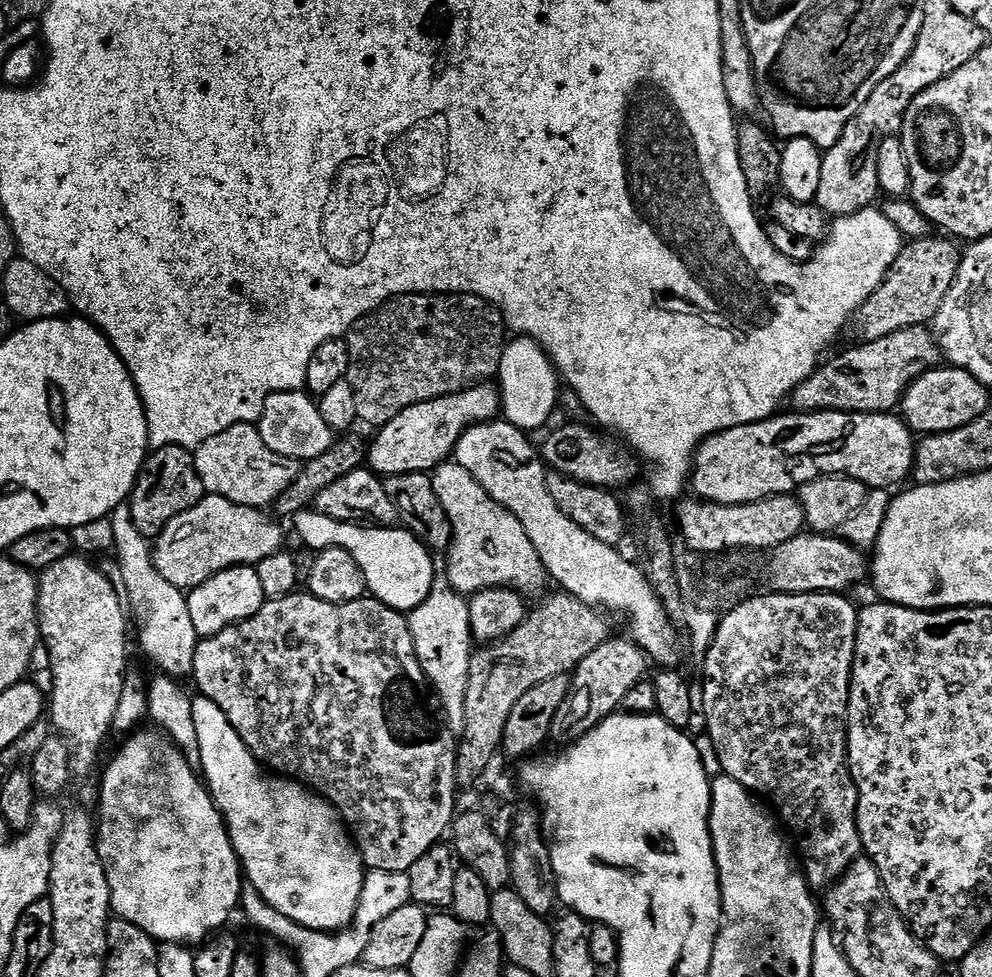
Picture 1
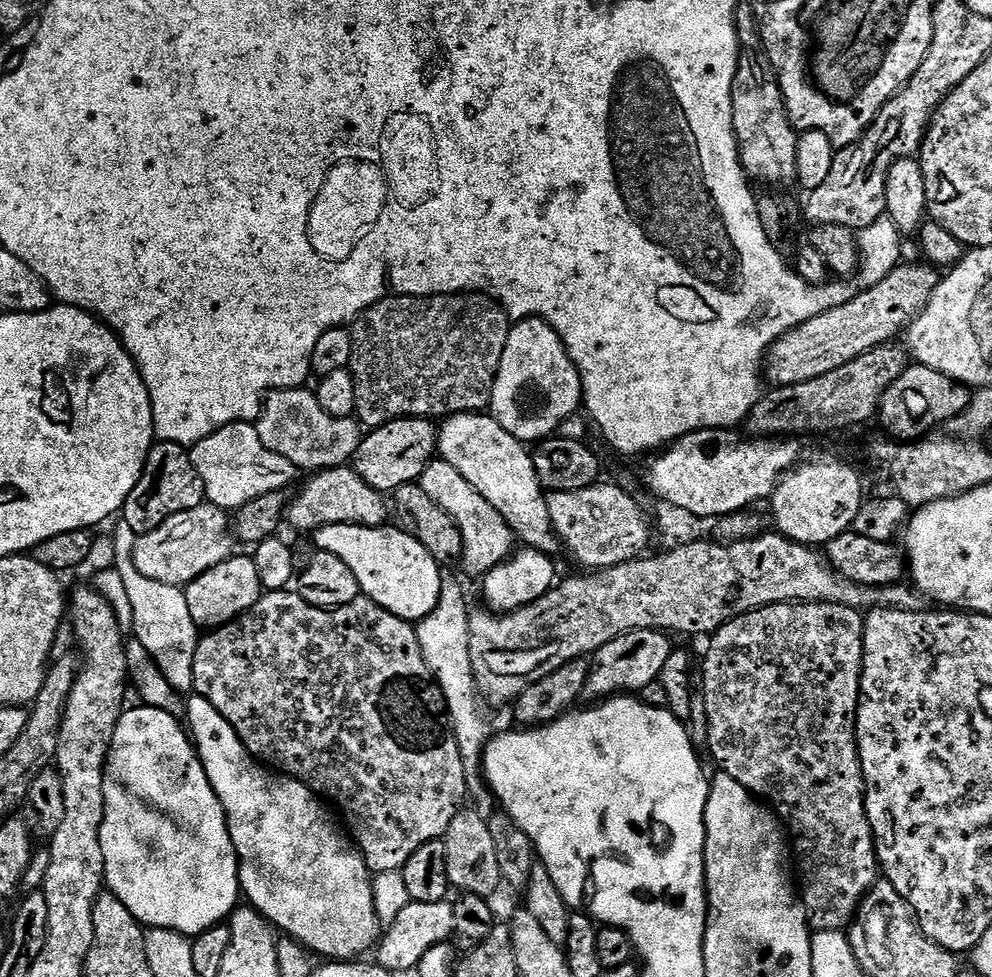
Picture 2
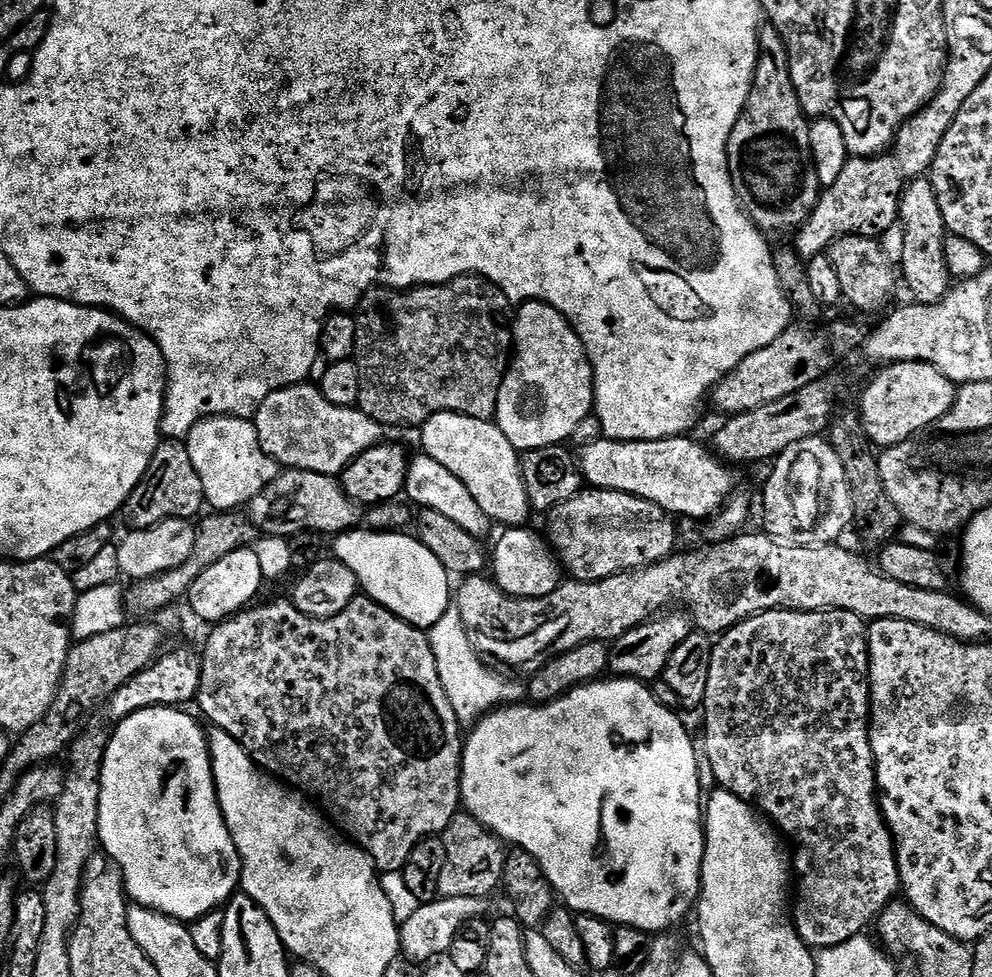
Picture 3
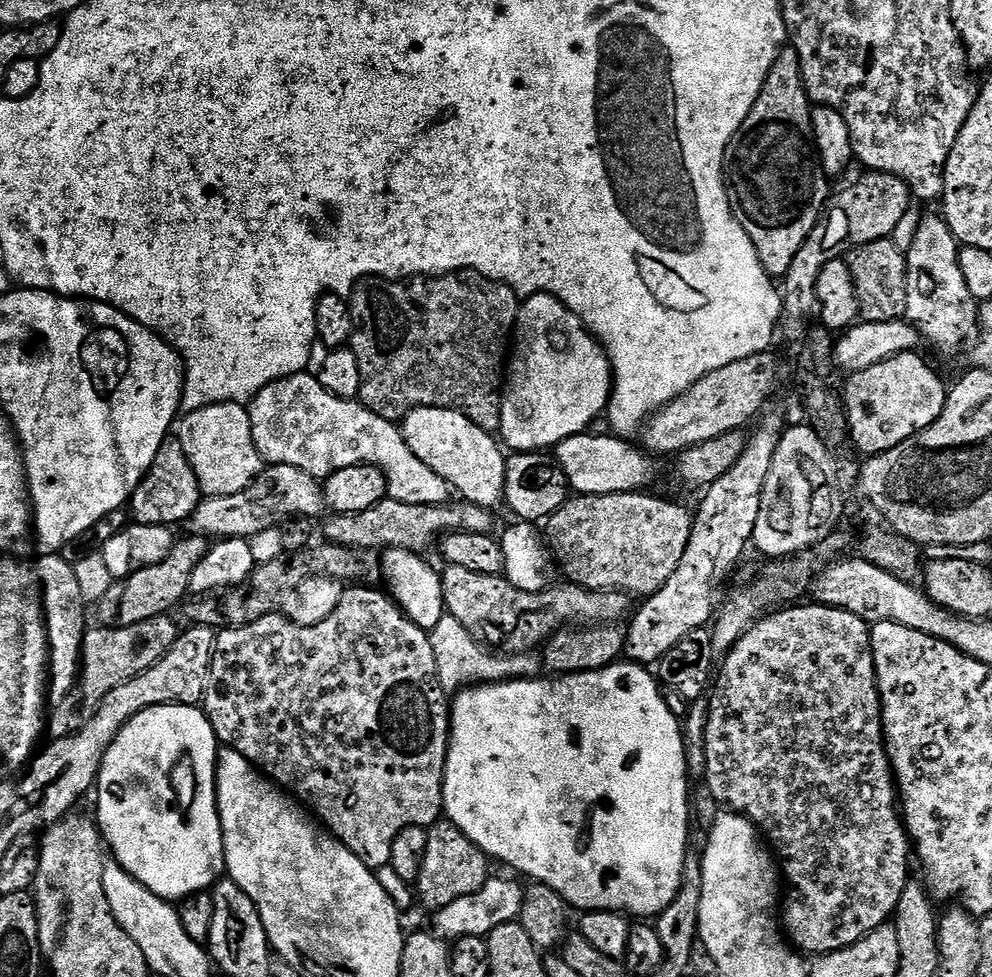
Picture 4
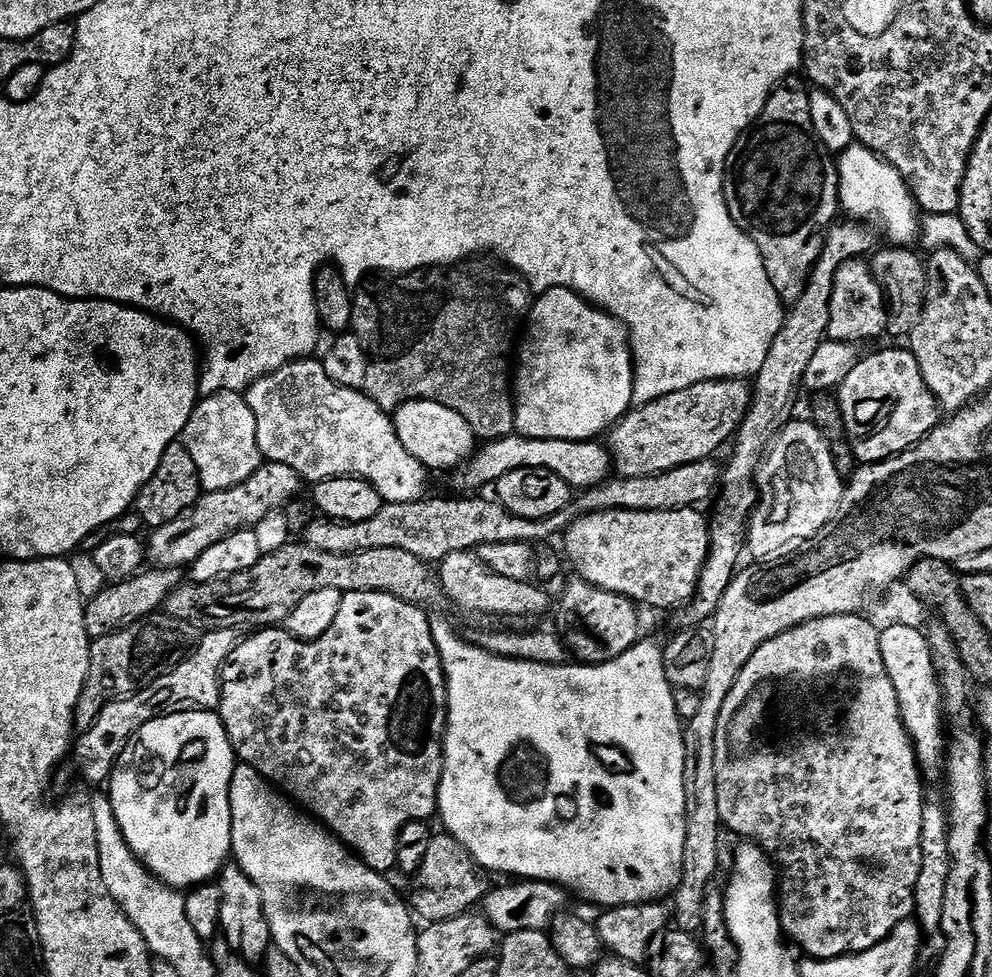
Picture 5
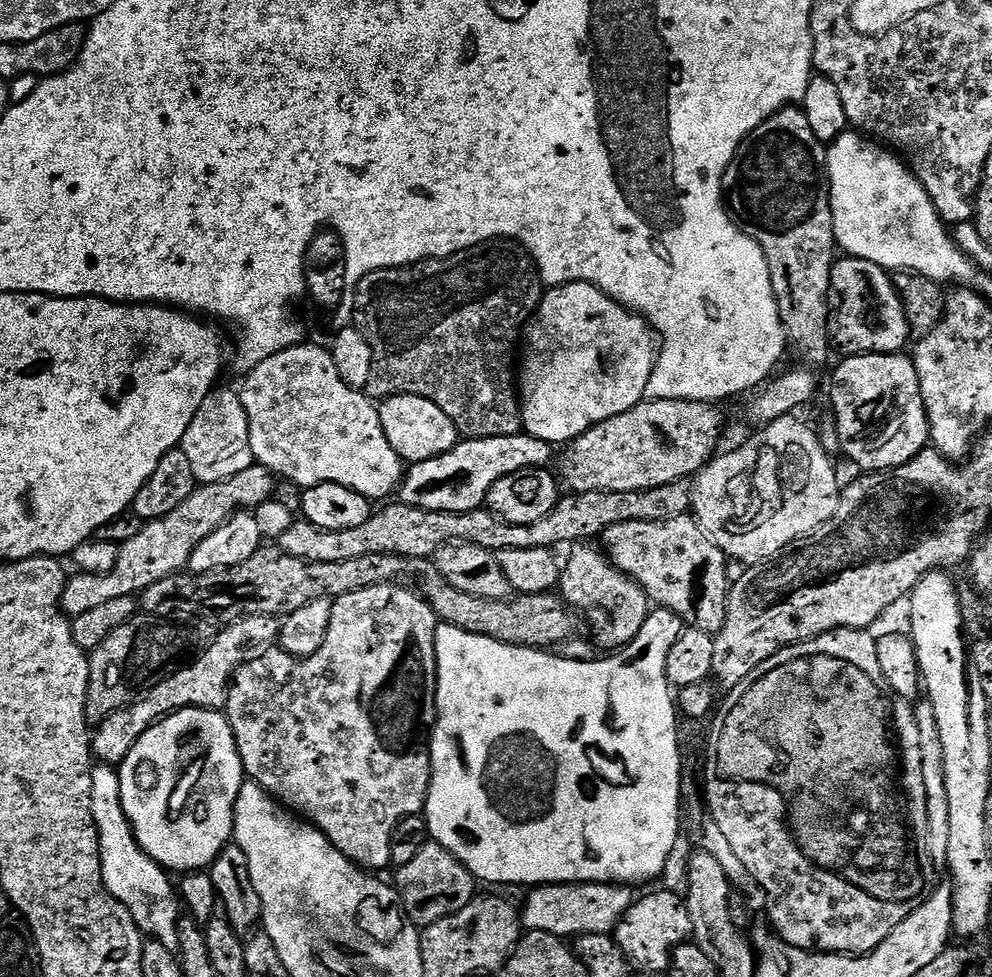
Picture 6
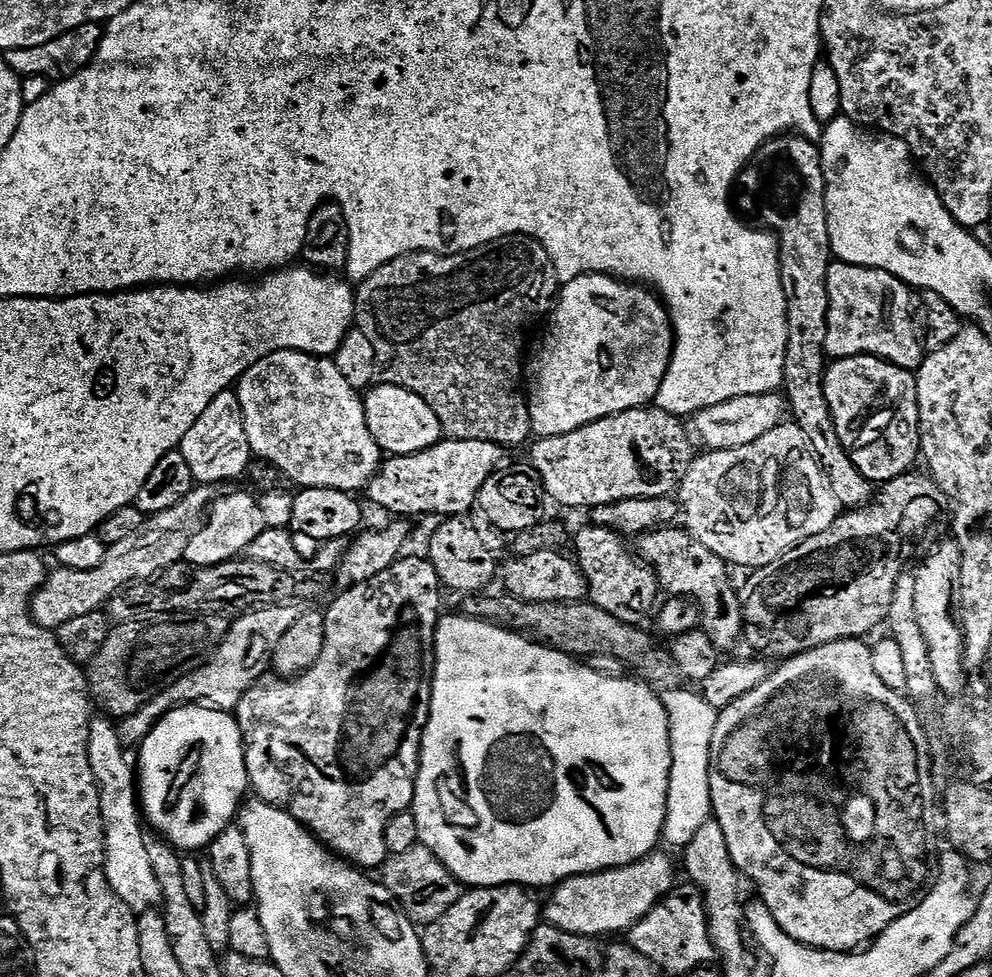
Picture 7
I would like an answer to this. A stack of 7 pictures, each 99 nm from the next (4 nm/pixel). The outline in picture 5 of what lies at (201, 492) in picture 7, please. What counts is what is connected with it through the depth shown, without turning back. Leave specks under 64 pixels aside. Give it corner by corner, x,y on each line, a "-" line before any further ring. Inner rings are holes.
271,462
261,463
259,470
250,477
246,482
242,482
233,488
227,488
221,492
209,492
201,495
196,501
196,505
190,511
185,512
177,520
171,520
168,524
163,524
160,528
151,533
152,537
146,540
146,556
149,561
157,568
178,568
183,569
185,566
191,566
196,559
210,546
214,546
220,540
225,540
233,532
242,532
245,530
255,529
255,524
263,525
271,512
287,509
293,500
301,495
300,484
302,478
290,466
282,466

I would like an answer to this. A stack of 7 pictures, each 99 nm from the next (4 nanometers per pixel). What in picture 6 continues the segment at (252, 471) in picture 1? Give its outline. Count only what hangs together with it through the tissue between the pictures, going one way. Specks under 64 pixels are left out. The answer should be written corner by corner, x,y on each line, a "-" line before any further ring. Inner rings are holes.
223,386
212,391
206,402
198,406
198,414
194,414
194,422
190,422
186,430
182,447
186,458
190,458
197,485
229,480
234,478
234,474
242,474
242,470
249,468
254,462
250,446
250,426
239,391
231,392

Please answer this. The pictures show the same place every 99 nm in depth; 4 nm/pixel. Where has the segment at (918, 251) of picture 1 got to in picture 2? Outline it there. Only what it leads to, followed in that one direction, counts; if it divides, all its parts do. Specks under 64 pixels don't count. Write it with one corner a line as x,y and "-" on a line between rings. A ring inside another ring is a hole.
930,263
897,264
894,271
882,278
882,282
857,291
850,302
802,322
777,340
766,357
767,383
769,380
769,385
781,388
810,382
810,378
822,378
822,374
838,370
838,366
874,350
880,344
895,341
896,335
899,332
901,335
916,316
922,314
941,279
941,273

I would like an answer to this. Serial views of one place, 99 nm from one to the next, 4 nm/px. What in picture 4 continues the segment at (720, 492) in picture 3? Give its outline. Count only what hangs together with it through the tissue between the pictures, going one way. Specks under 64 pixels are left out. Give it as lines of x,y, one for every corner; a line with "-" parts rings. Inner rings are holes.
581,434
566,438
554,449
554,459
566,474
569,489
582,496
605,496
611,492
635,492
652,480
656,464
627,439
616,434

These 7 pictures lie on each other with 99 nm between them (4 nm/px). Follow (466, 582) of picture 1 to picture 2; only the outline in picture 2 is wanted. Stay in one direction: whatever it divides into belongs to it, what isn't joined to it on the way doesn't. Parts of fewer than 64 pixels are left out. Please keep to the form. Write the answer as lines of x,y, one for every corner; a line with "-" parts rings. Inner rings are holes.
439,458
429,460
418,483
434,502
438,502
438,506
442,506
442,510
446,510
446,514
450,514
450,518
454,518
464,543
462,565
470,575
483,578
494,565
503,564
513,555
512,527
498,510
494,510
494,506
490,506
490,502
486,502
486,498
482,498
482,494
478,494
478,490
474,490
474,486
470,486
470,482
466,482
466,478
462,478
462,474
458,474
458,470
454,470
454,466
450,466
450,462

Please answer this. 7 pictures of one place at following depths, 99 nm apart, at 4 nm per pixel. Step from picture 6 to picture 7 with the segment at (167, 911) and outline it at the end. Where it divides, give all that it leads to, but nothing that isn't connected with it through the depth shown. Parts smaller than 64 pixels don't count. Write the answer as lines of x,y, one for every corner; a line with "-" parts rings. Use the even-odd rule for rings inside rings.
93,719
88,725
88,757
96,784
100,787
100,809
104,823
104,873
114,894
118,894
126,906
139,914
155,909
163,901
164,895
158,886
158,878
154,878
154,866
150,866
150,857
146,854
146,828
138,803
137,773
124,757
126,749
120,742
117,725
111,719
103,719

